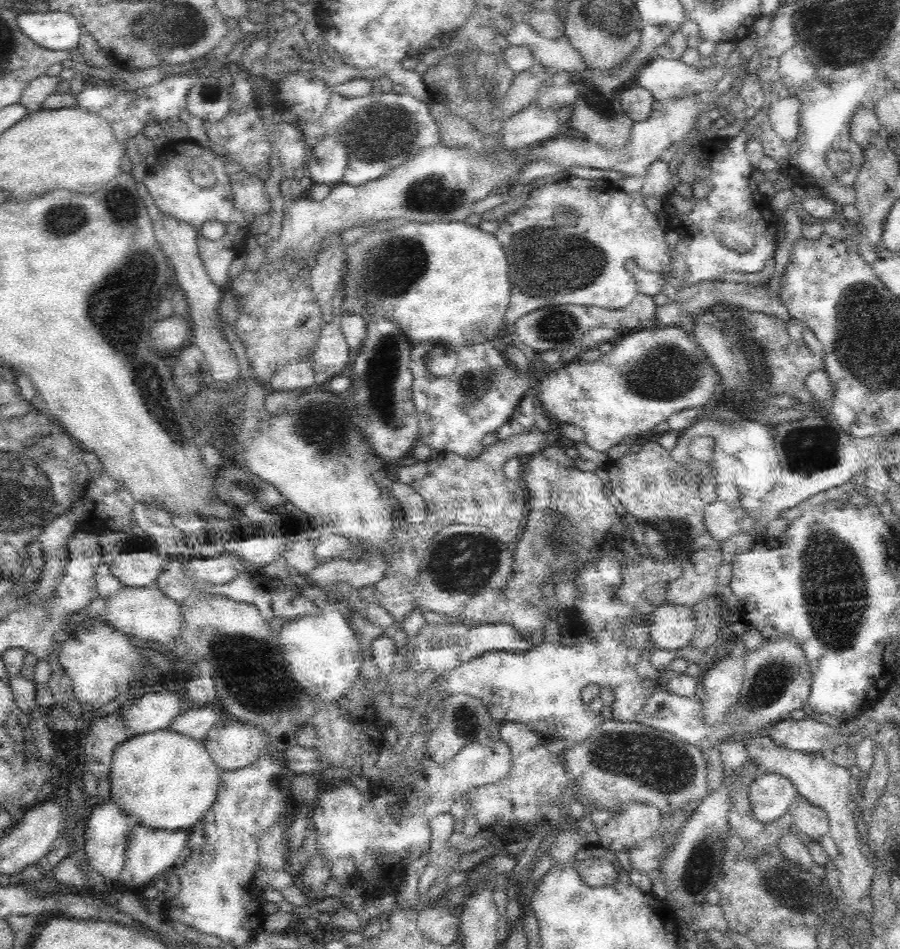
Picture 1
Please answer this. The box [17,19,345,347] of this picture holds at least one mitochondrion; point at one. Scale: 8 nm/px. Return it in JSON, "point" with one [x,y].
{"point":[65,220]}

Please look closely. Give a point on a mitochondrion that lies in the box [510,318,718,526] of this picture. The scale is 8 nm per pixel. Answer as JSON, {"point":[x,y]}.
{"point":[663,379]}

